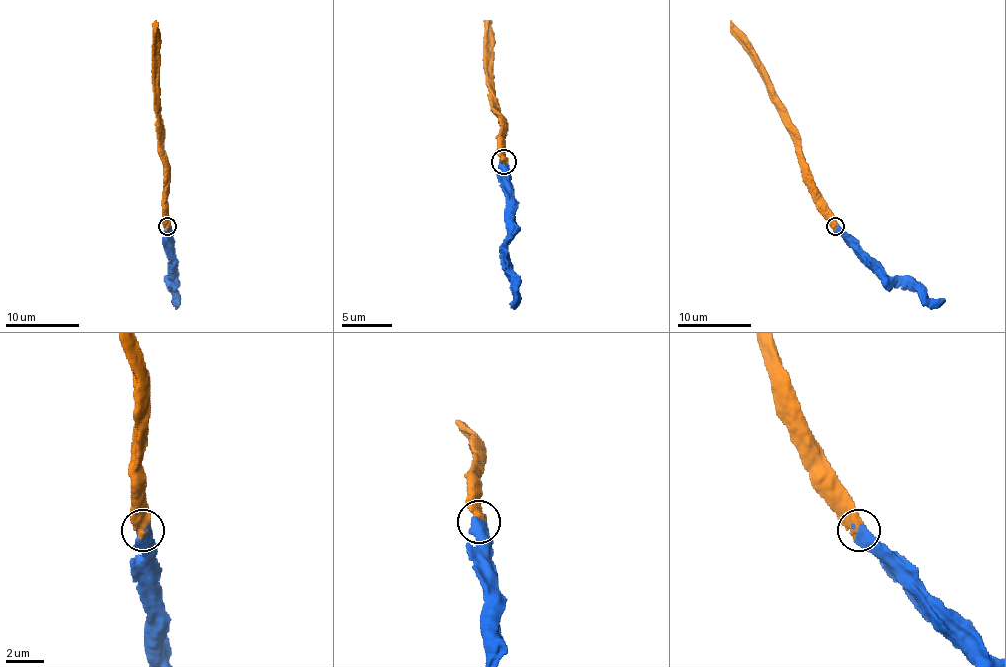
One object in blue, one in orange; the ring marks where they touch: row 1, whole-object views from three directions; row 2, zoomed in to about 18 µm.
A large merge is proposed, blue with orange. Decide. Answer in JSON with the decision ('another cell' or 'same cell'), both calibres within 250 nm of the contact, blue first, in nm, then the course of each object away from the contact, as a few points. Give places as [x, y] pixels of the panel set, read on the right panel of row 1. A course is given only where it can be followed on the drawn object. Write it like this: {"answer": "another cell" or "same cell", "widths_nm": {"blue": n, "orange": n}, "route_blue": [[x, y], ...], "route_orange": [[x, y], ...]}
{"answer": "same cell", "widths_nm": {"blue": 700, "orange": 600}, "route_blue": [[835, 227], [885, 275], [905, 278], [929, 299], [944, 302]], "route_orange": [[835, 227], [833, 214], [809, 175], [796, 127], [774, 93], [768, 75], [746, 36], [731, 21]]}

